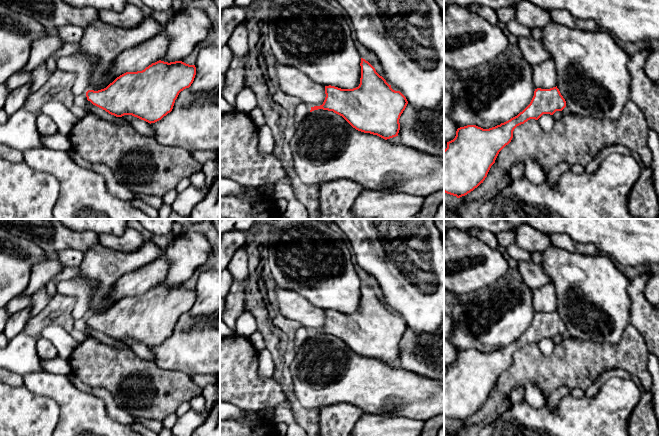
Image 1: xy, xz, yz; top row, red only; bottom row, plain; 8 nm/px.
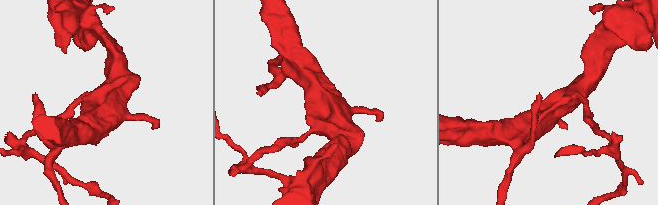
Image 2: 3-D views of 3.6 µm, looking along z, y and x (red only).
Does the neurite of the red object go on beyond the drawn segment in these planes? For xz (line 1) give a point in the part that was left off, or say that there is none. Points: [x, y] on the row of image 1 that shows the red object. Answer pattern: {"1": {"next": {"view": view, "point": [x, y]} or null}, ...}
{"1": {"next": null}}

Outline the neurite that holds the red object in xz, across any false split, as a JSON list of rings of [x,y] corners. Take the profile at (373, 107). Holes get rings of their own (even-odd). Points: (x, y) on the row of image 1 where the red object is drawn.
[[[361,58],[360,66],[358,87],[325,86],[323,104],[311,107],[310,112],[318,109],[333,111],[356,130],[385,140],[398,136],[399,119],[408,104],[406,97],[393,90],[368,61]]]

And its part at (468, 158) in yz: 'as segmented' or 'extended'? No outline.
as segmented

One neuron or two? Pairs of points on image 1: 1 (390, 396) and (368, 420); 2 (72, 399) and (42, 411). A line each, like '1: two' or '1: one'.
1: two
2: two

